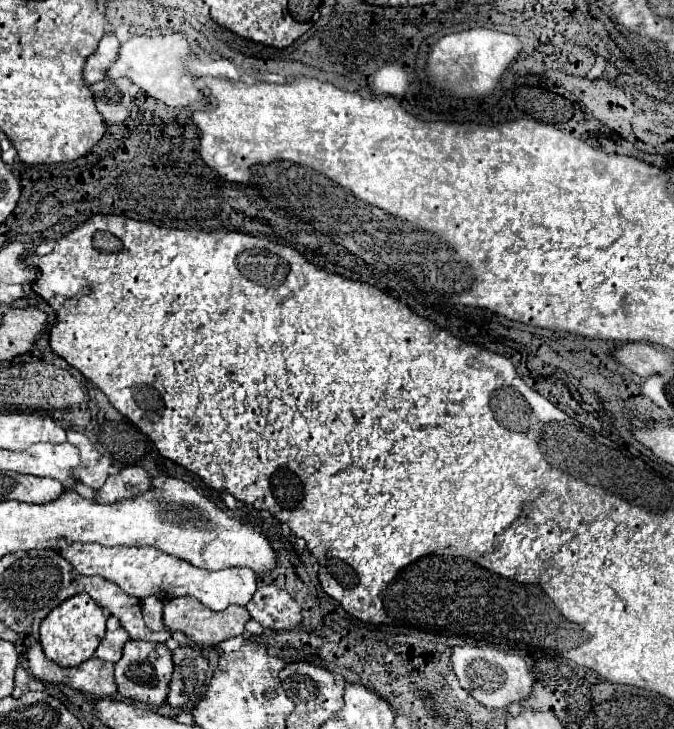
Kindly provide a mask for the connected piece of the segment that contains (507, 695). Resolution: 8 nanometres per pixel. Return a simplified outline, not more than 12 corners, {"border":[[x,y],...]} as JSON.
{"border":[[456,646],[460,686],[488,708],[522,704],[534,684],[520,656]]}

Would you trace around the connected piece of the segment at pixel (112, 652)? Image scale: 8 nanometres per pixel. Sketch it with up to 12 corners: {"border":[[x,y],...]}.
{"border":[[122,626],[106,632],[96,656],[118,662],[128,632]]}

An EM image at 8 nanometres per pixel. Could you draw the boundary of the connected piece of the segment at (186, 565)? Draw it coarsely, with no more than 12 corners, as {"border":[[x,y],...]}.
{"border":[[70,544],[82,576],[136,598],[194,596],[210,610],[248,604],[250,568],[202,570],[152,546]]}

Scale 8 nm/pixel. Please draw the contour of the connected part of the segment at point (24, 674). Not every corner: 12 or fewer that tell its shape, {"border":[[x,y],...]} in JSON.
{"border":[[16,666],[12,698],[28,690],[44,690],[24,666]]}

